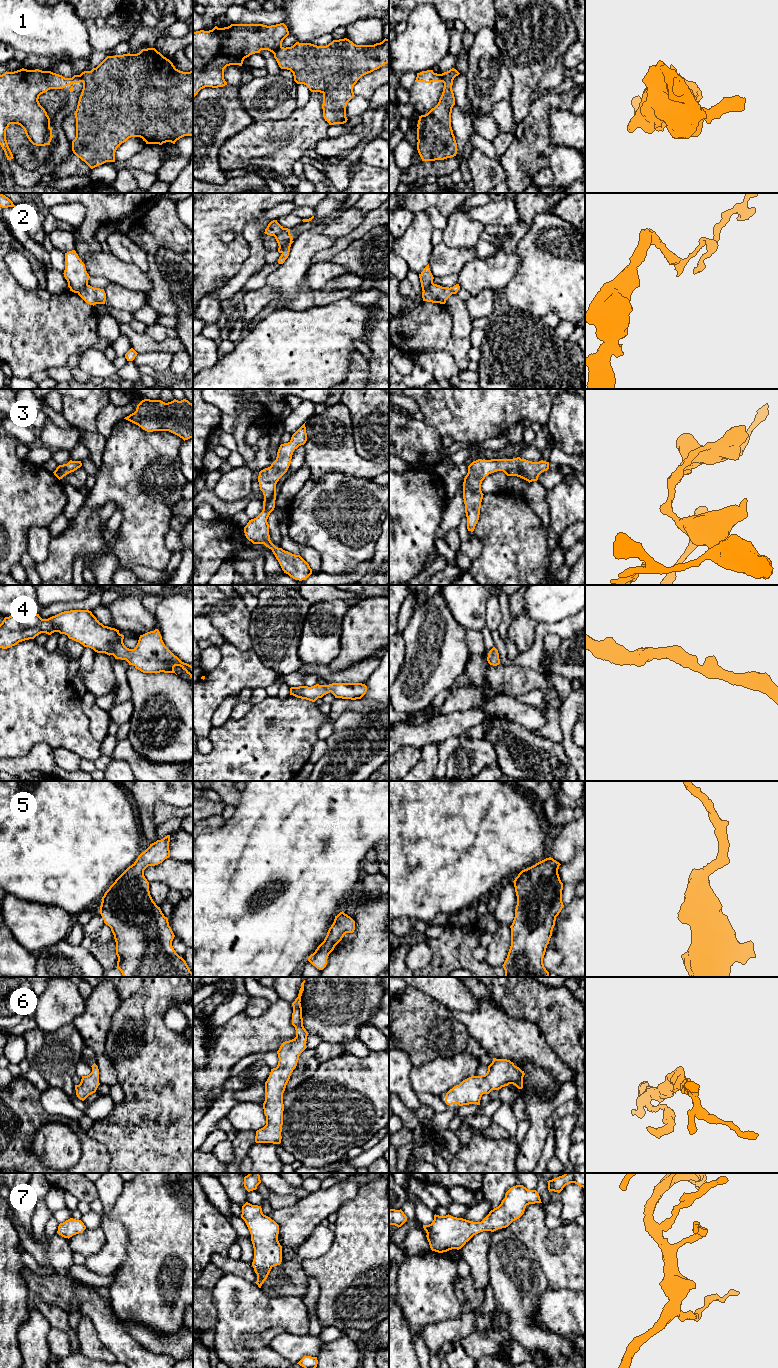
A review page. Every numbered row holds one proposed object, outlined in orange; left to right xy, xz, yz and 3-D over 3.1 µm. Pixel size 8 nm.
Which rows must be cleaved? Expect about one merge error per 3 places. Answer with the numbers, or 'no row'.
1, 2

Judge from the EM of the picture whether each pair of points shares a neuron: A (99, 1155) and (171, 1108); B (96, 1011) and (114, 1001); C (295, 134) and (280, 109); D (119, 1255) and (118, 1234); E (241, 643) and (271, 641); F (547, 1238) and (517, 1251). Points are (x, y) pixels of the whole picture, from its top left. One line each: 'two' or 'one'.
A: two
B: one
C: two
D: one
E: two
F: two

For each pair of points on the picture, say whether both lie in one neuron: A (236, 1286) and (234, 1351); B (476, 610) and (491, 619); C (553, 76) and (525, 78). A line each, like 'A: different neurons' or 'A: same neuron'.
A: same neuron
B: different neurons
C: same neuron

